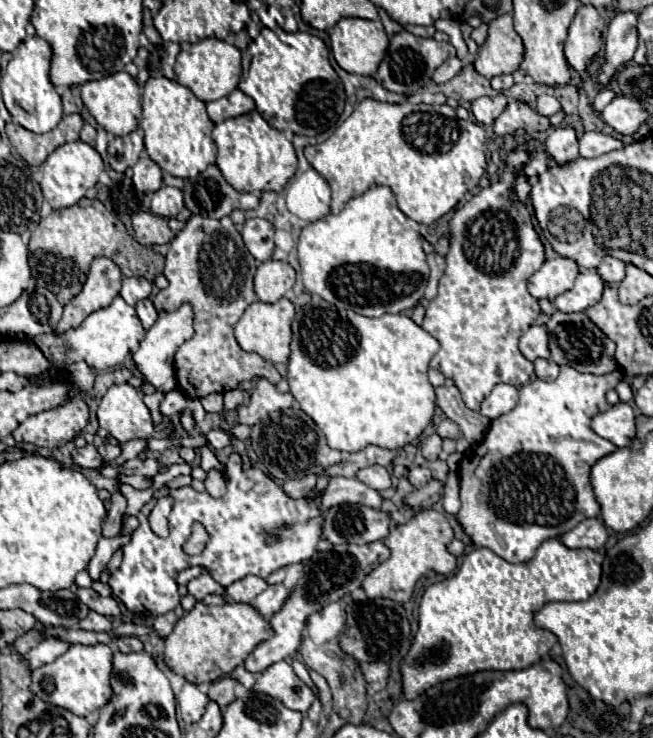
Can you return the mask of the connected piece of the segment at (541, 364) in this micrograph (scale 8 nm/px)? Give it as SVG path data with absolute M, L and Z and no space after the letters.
M537 358L533 364L535 364L535 374L537 374L539 380L555 380L557 374L559 374L559 366L551 360Z

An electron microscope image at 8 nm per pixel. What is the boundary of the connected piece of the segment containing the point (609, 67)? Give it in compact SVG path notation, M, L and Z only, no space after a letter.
M623 12L609 22L609 38L605 40L605 60L597 72L597 84L607 86L615 72L633 60L637 46L637 14Z

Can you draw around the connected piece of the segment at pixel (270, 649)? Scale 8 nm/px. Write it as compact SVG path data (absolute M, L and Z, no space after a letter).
M371 542L371 544L341 544L341 546L333 546L329 552L319 552L319 560L317 554L315 558L311 558L303 570L303 576L297 580L297 584L293 586L291 594L287 596L283 608L271 616L269 624L273 628L273 636L265 642L261 642L245 660L245 668L251 672L263 672L267 666L285 660L289 656L293 656L301 644L301 634L303 634L303 626L305 620L321 610L321 606L331 604L335 600L341 600L343 596L347 596L349 592L353 592L355 588L359 588L361 580L381 562L385 562L389 558L389 550L383 542Z

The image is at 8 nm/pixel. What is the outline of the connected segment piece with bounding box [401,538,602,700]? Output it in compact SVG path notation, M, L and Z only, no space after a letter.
M557 538L545 540L537 548L537 554L529 562L521 564L505 562L489 548L471 550L457 574L431 584L423 592L419 604L419 630L407 656L401 662L403 698L413 700L427 688L445 680L453 680L457 676L475 674L481 670L523 670L539 662L539 658L545 658L549 654L549 650L557 642L557 636L535 626L533 616L537 614L537 610L553 600L587 600L597 590L601 575L602 566L595 561L593 550L567 548Z

